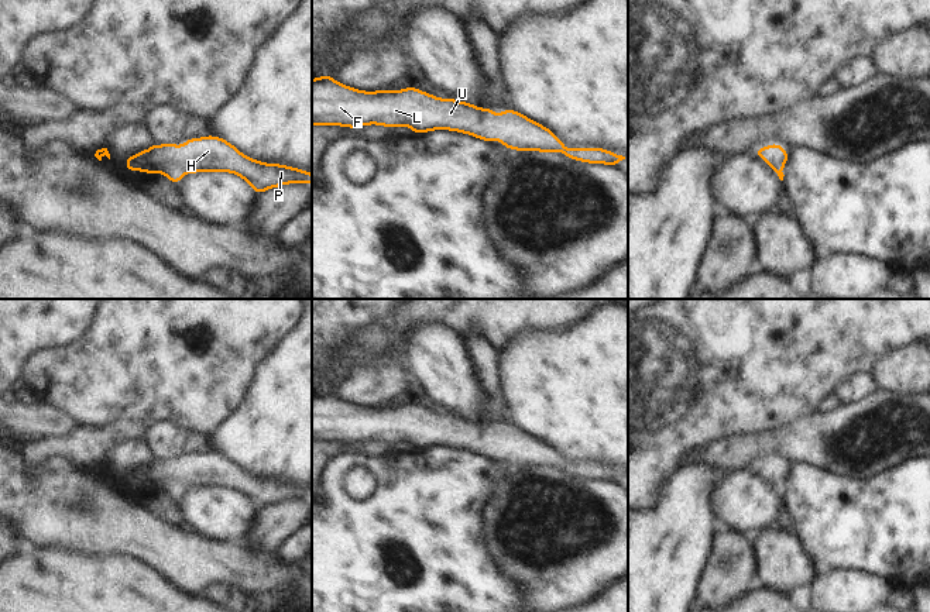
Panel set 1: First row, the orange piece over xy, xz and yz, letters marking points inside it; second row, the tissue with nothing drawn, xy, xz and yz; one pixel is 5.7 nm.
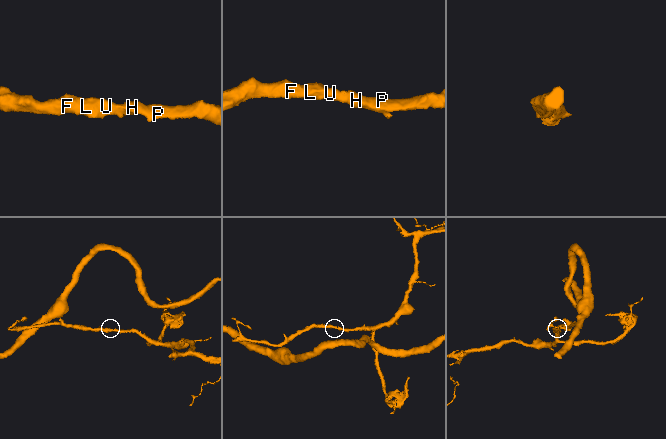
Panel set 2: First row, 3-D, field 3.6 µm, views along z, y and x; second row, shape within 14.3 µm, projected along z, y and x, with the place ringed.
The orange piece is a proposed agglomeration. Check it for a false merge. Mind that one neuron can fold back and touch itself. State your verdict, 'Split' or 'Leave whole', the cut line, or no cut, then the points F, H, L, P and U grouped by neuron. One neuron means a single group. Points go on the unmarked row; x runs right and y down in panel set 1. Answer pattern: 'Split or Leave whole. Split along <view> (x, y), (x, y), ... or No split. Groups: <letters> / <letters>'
Leave whole. No split. Groups: F H L P U

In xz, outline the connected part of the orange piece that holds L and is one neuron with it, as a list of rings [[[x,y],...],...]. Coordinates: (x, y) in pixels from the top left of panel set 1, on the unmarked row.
[[[327,391],[312,396],[312,441],[316,440],[343,441],[350,444],[367,440],[380,440],[389,444],[408,441],[418,450],[432,446],[452,446],[474,451],[483,457],[493,457],[498,454],[504,463],[518,467],[559,467],[567,474],[581,478],[618,482],[618,478],[625,475],[625,472],[615,471],[614,468],[603,464],[566,465],[564,460],[549,444],[511,424],[507,424],[497,432],[493,424],[477,424],[471,419],[463,419],[456,415],[445,416],[412,402],[397,408],[389,405],[361,408],[358,405],[344,402]]]

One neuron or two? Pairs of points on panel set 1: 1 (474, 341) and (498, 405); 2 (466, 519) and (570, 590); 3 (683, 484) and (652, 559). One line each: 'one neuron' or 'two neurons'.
1: one neuron
2: two neurons
3: one neuron

